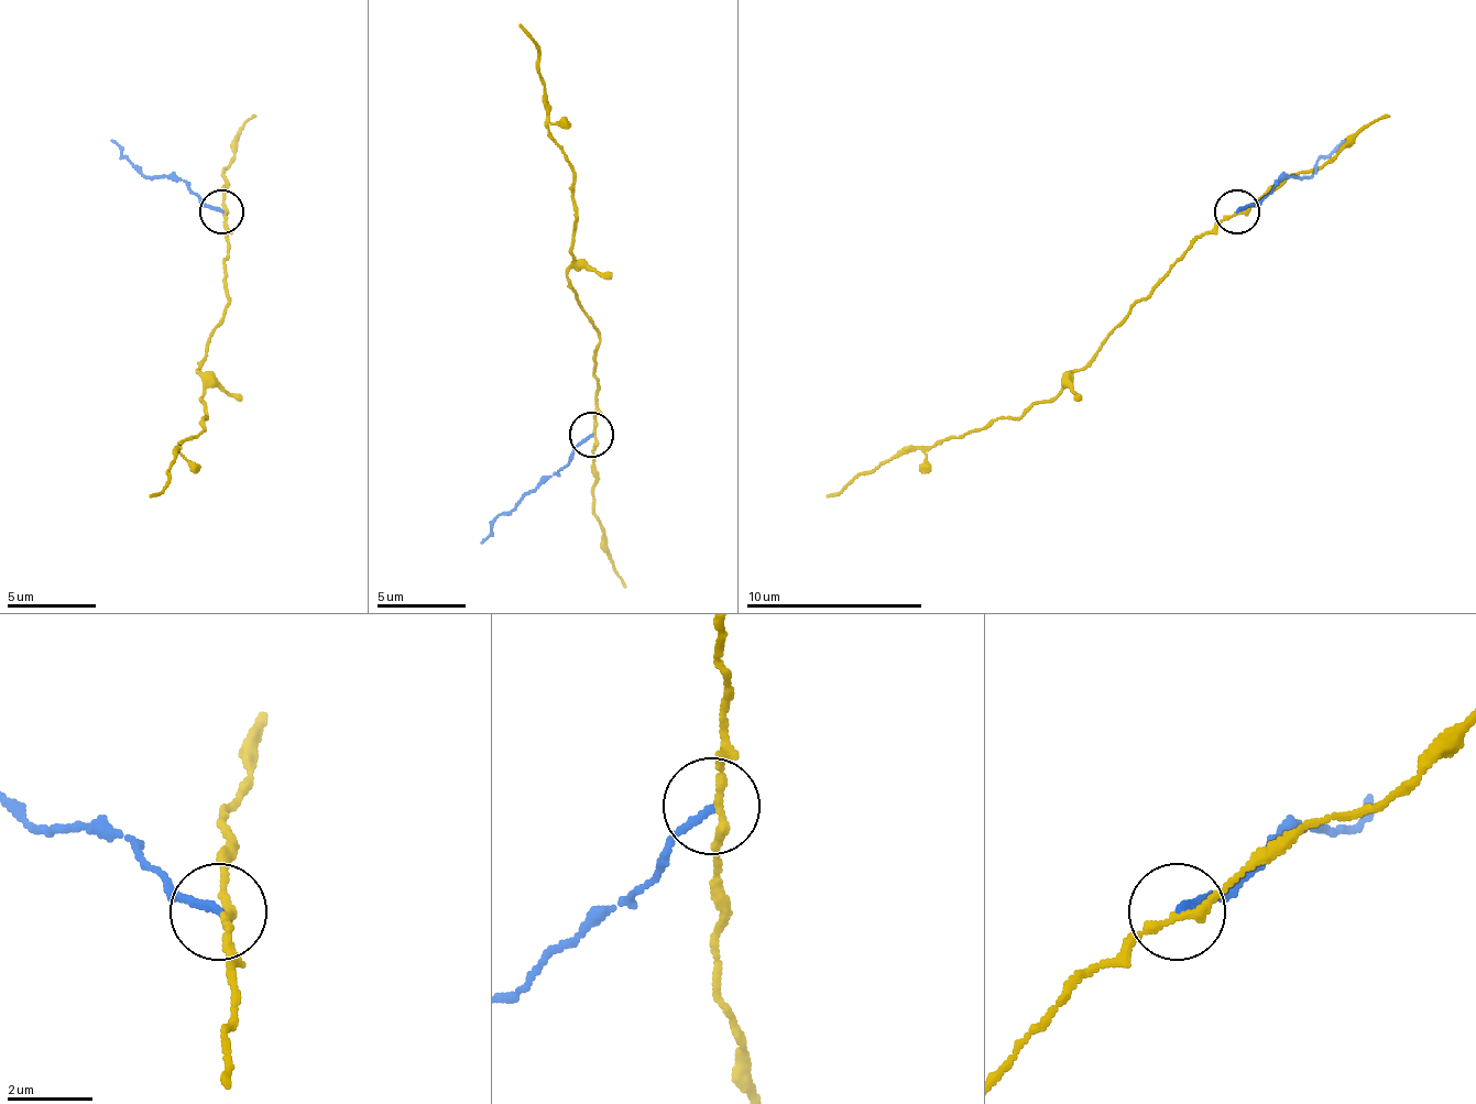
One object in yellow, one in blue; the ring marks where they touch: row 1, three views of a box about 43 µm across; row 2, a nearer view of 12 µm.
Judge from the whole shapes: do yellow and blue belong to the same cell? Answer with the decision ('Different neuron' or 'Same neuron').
Different neuron

